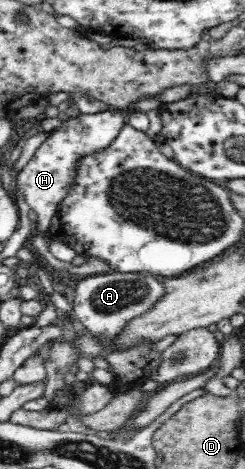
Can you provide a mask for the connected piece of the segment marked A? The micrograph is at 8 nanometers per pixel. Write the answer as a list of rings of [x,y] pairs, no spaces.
[[[119,273],[90,275],[78,282],[75,297],[71,303],[76,319],[83,323],[95,336],[103,336],[110,340],[116,336],[132,317],[147,311],[161,295],[164,286],[154,276],[147,273]]]

